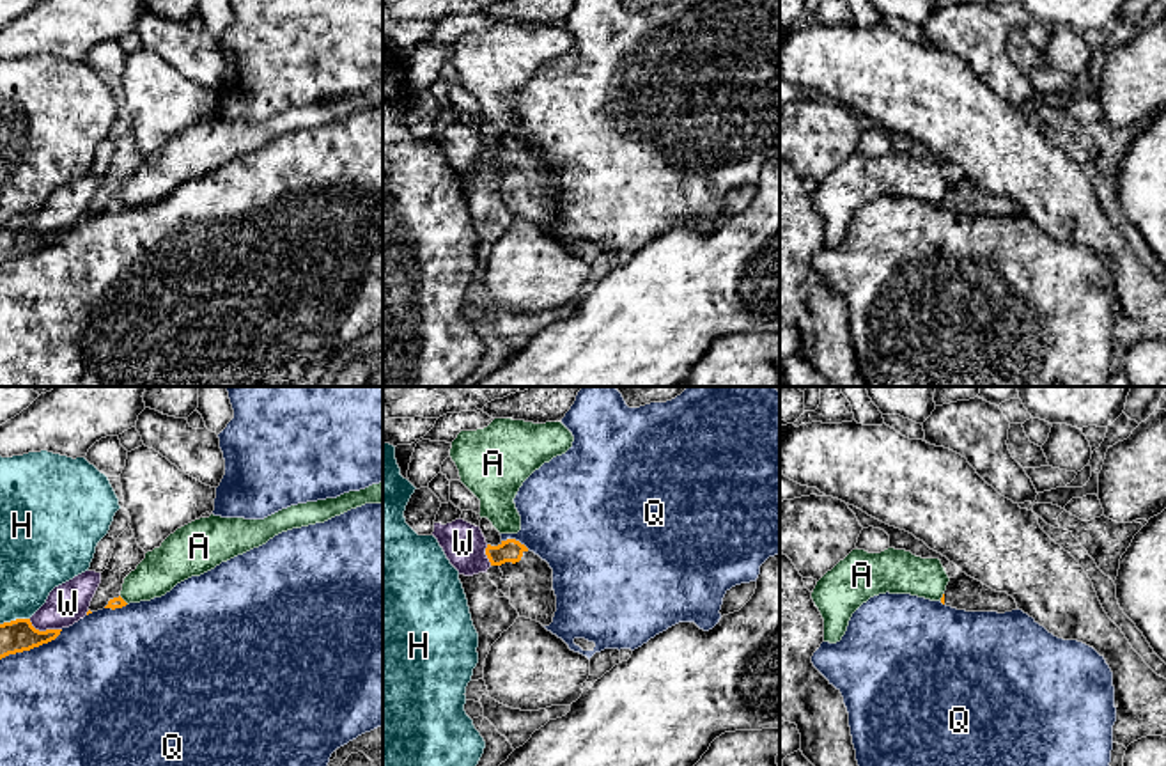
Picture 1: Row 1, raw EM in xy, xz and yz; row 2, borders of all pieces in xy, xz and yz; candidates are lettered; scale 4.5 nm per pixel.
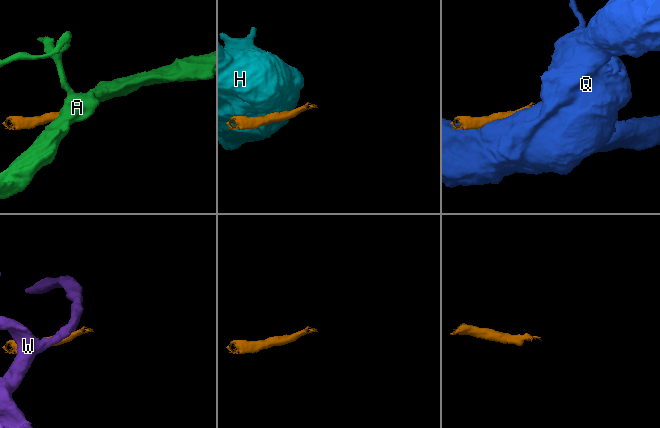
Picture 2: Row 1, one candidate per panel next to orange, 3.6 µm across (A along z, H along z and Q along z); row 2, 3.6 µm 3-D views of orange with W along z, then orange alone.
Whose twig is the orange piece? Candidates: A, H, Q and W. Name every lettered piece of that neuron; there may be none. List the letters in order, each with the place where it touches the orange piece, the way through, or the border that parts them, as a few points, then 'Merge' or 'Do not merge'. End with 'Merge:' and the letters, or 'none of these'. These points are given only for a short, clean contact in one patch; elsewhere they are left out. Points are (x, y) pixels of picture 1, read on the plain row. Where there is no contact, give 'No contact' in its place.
A: Touches orange at xy (123, 203). Boundary: xy (119, 199), (128, 206). Do not merge
H: Touches orange at xy (15, 224). Do not merge
Q: Touches orange at xy (31, 250). Do not merge
W: Touches orange at xy (46, 233). Do not merge
Merge: none of these

